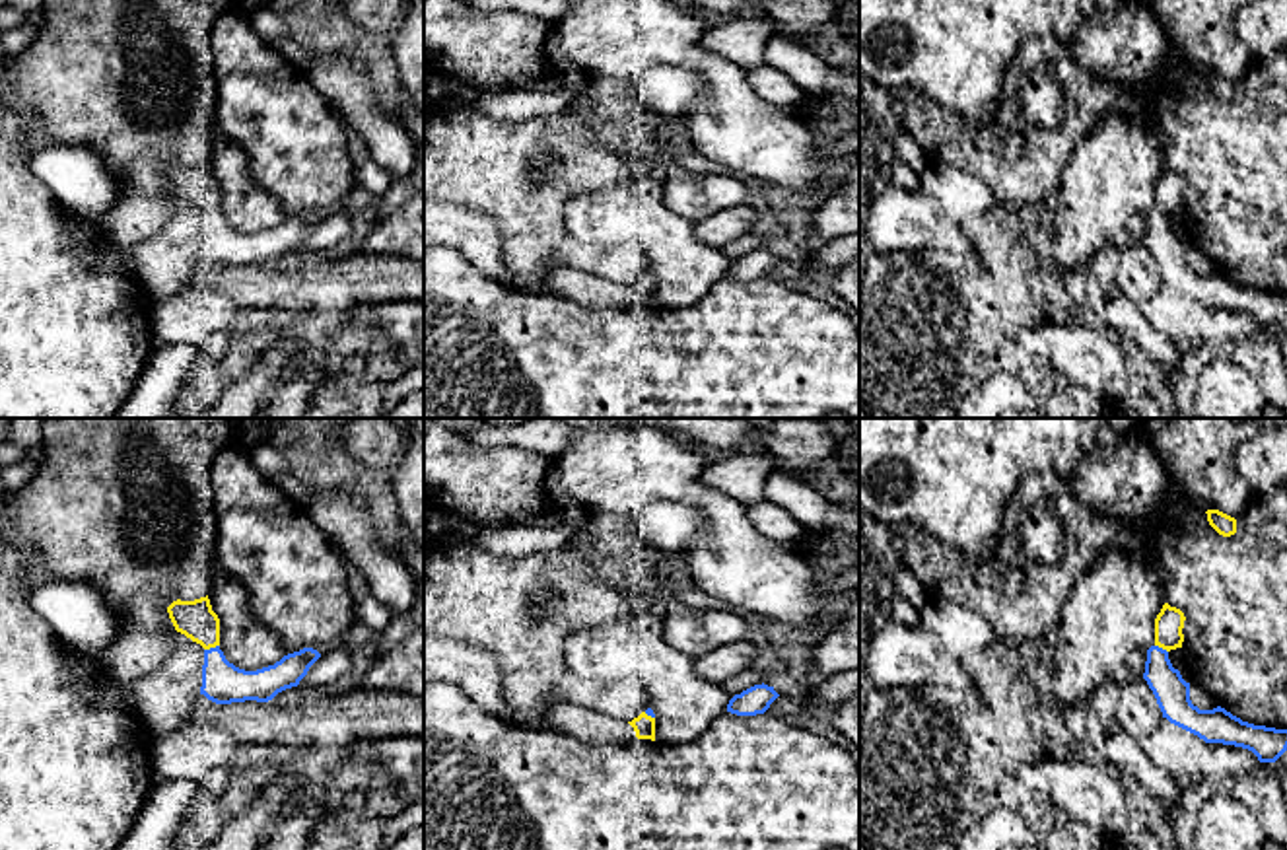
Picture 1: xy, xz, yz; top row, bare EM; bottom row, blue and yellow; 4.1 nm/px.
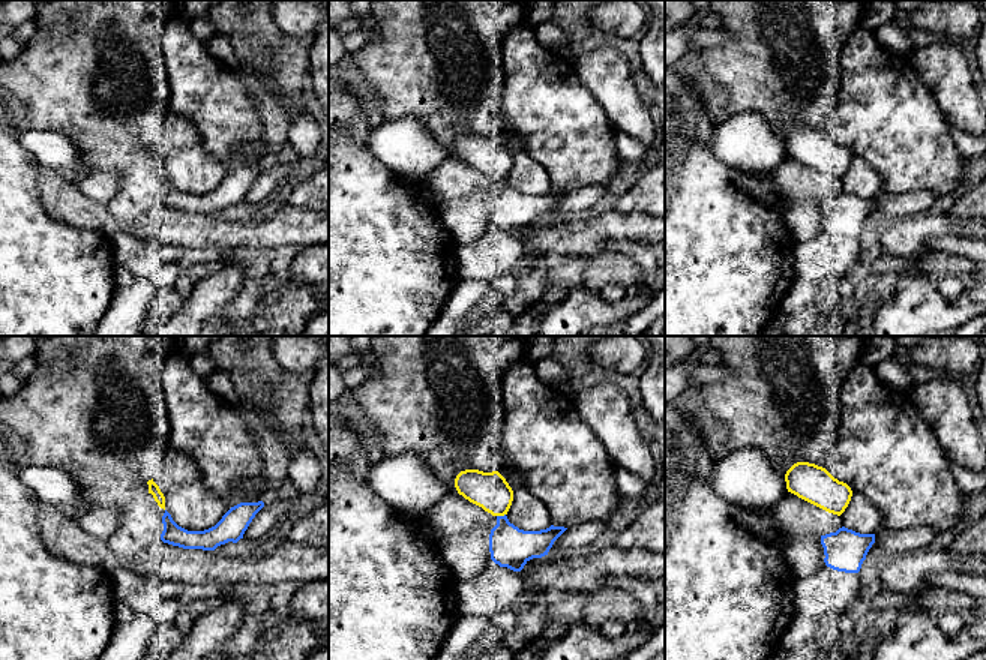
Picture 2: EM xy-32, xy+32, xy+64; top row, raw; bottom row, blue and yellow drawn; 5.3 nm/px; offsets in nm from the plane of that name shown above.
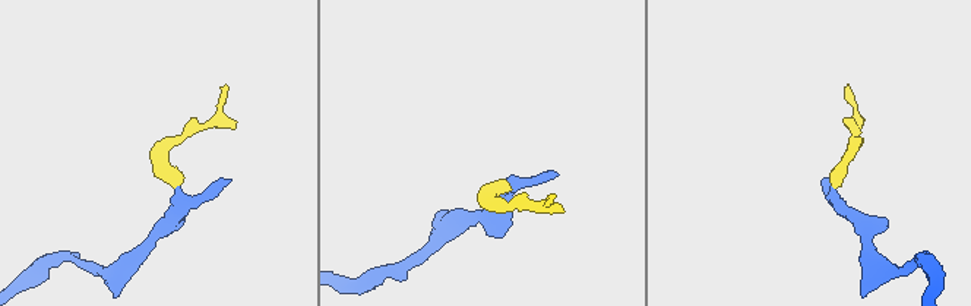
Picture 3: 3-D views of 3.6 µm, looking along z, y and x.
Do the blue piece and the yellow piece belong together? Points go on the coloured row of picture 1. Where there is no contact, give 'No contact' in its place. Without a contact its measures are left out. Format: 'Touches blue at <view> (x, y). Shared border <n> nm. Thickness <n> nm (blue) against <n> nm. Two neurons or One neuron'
Touches blue at xy (210, 648). Shared border 70 nm. Thickness 170 nm (blue) against 160 nm. One neuron

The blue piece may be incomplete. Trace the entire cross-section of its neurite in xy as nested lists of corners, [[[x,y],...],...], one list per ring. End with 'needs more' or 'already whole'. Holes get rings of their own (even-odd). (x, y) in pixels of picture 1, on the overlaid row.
[[[208,595],[194,601],[177,599],[167,613],[177,632],[204,648],[200,694],[216,704],[268,702],[278,692],[297,687],[321,657],[317,650],[303,648],[274,665],[245,671],[229,663],[220,650],[220,619],[212,611]]]; needs more

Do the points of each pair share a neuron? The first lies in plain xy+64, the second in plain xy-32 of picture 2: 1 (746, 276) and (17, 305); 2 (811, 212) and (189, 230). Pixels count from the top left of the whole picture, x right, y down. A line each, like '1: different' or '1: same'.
1: same
2: different

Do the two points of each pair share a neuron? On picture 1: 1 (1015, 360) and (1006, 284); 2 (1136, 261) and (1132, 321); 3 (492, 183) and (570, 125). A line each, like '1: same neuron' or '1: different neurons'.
1: same neuron
2: different neurons
3: same neuron

